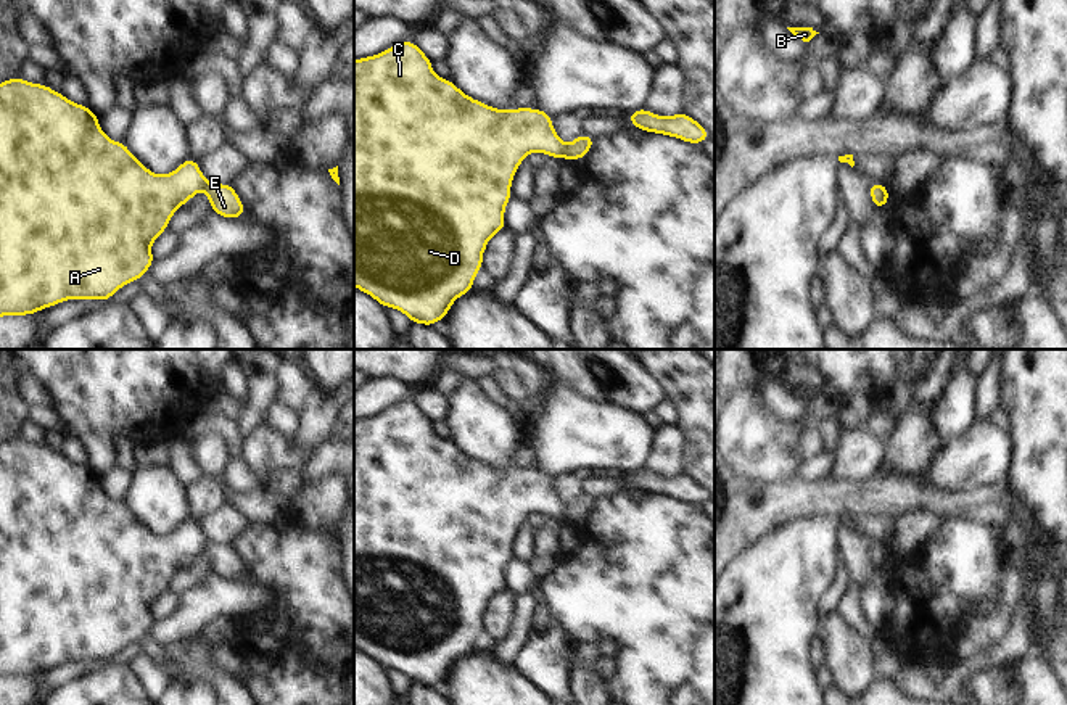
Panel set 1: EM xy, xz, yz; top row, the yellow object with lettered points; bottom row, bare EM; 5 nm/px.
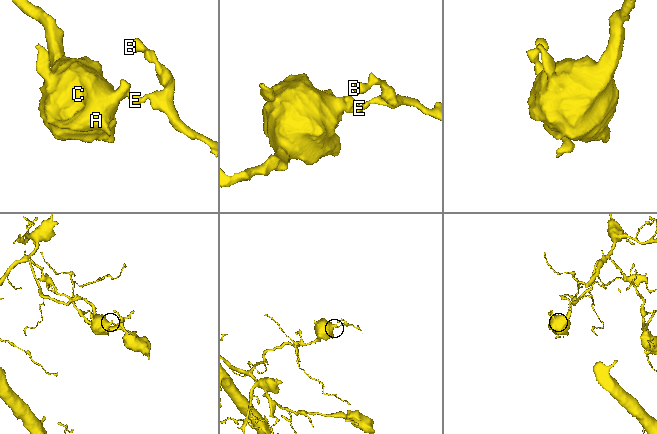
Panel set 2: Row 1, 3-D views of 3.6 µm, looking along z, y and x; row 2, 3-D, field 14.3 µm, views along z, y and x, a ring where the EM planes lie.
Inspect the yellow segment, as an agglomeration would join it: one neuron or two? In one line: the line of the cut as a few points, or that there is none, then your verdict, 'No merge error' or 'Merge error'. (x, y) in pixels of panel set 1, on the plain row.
Split along xz (567, 506), (562, 517). Merge error.

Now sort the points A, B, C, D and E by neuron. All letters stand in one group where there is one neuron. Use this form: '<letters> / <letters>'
A C D / B E

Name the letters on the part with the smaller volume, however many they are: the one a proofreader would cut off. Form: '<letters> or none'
B, E.

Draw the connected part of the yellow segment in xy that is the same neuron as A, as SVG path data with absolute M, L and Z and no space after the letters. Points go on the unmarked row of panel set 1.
M19 436L0 443L0 678L34 676L37 671L69 660L109 662L116 652L140 641L150 631L156 621L151 615L153 602L167 591L174 573L206 546L208 539L192 517L166 536L154 534L130 513L124 502L114 502L101 491L98 476L87 465L74 464L43 443L32 444Z

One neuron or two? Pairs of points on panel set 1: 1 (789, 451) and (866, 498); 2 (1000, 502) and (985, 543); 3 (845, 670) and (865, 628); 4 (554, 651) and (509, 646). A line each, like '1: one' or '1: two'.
1: two
2: two
3: two
4: two

